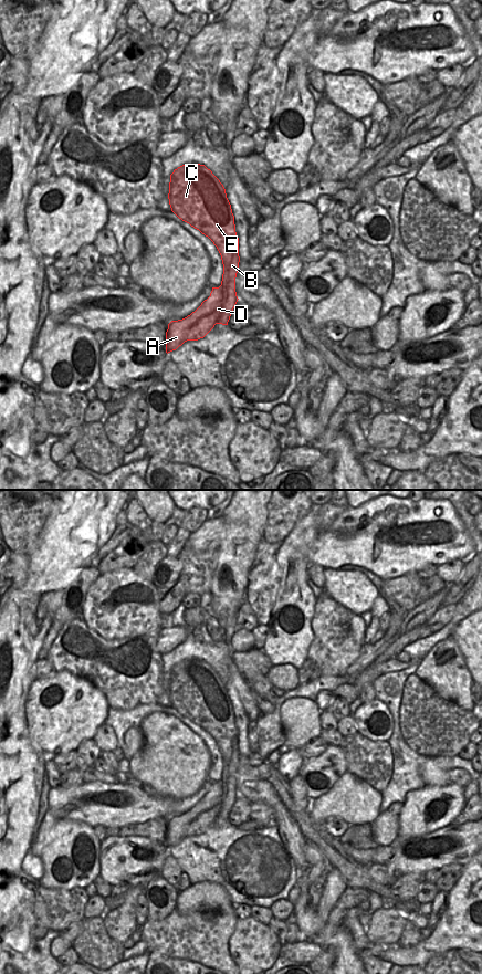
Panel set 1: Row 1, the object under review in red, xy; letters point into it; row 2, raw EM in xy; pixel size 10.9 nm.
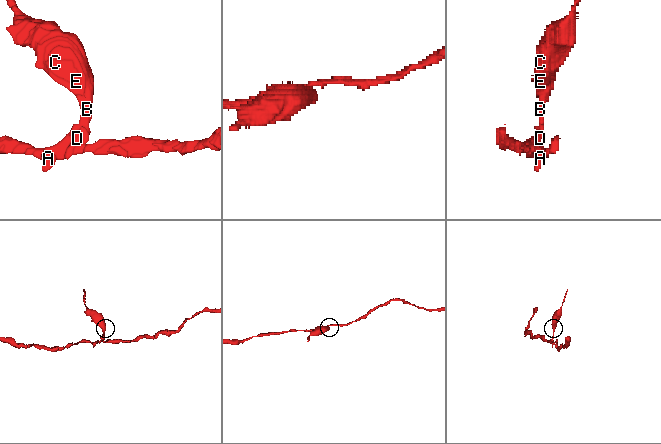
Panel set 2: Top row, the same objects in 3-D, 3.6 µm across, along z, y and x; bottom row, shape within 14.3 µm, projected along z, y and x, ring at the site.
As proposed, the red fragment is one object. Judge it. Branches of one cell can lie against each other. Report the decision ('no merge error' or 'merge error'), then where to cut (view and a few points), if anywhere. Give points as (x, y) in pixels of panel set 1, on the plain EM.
merge error; cut in xy along (191, 808), (200, 813), (217, 809), (220, 814)

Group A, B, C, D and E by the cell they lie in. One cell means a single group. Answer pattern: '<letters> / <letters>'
A / B C D E

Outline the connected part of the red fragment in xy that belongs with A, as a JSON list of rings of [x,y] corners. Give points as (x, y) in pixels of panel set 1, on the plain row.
[[[192,809],[178,816],[171,816],[166,827],[166,848],[176,846],[187,836],[203,834],[220,815],[219,810],[207,810],[202,814]]]

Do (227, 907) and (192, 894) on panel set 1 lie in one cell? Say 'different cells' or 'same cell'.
same cell

